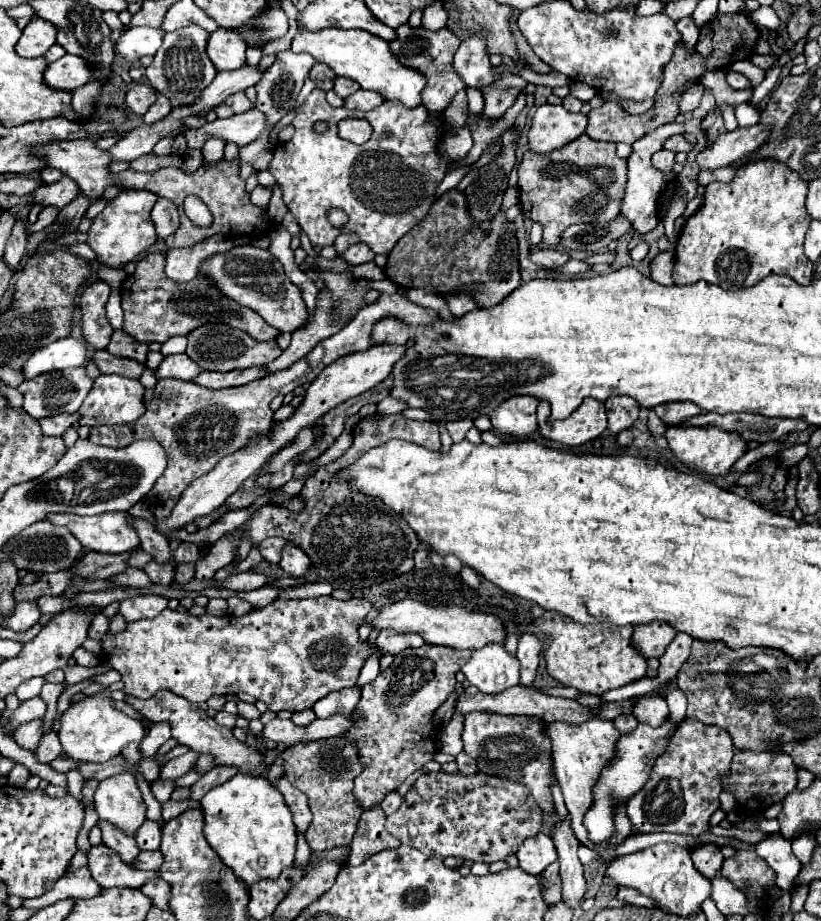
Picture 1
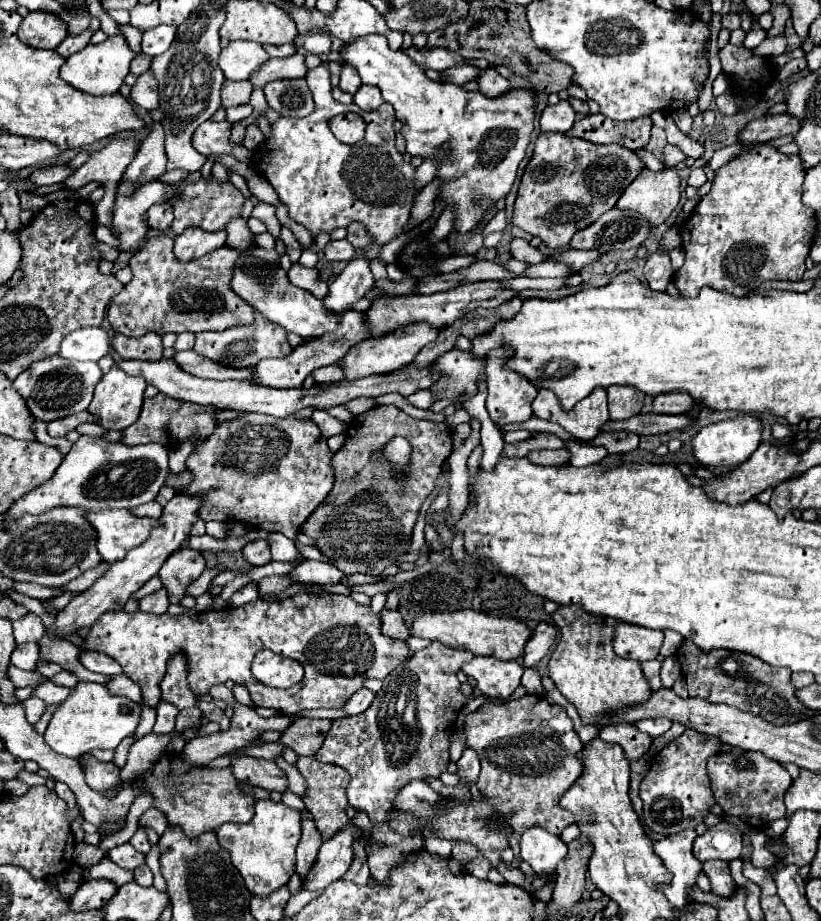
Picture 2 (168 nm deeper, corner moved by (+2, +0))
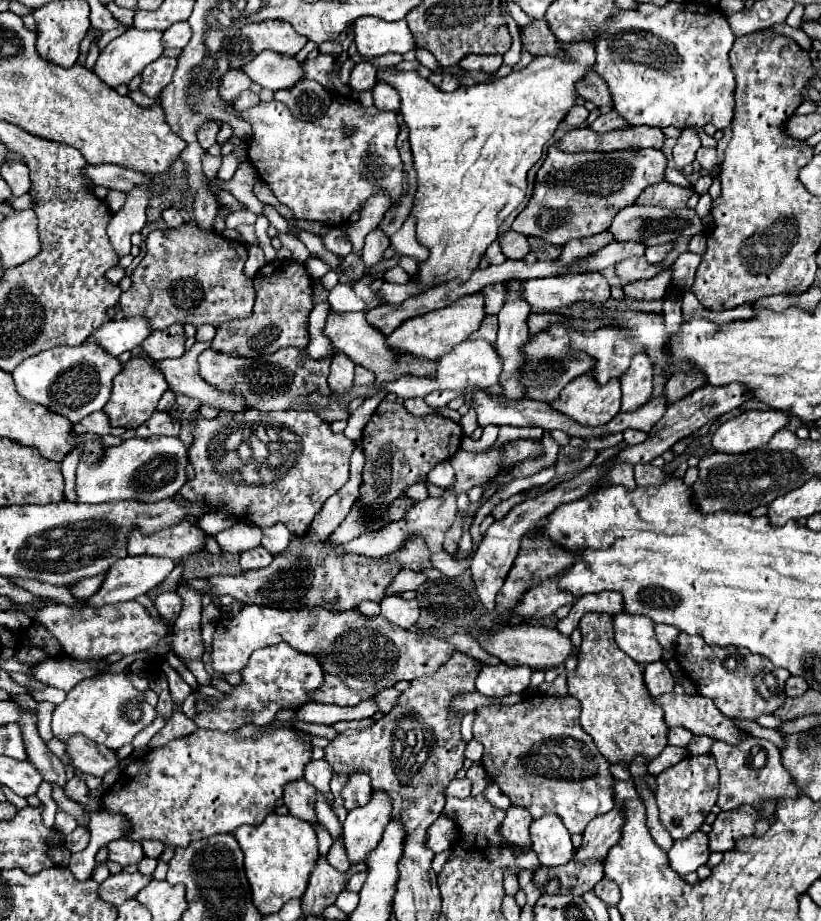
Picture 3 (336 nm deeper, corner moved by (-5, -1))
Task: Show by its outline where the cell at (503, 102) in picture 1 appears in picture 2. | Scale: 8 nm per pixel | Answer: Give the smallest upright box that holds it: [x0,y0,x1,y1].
[477,66,511,98]

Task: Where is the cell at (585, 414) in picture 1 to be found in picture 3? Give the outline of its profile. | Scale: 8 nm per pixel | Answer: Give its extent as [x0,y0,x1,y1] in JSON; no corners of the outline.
[550,375,620,427]

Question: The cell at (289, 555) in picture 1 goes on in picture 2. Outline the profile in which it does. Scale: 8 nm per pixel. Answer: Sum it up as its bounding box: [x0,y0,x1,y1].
[267,532,299,562]

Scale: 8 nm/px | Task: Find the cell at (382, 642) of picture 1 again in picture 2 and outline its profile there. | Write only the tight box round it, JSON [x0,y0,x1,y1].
[381,608,409,640]

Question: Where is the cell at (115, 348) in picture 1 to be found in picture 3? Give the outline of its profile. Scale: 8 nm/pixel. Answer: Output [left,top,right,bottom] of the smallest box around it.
[140,325,184,361]

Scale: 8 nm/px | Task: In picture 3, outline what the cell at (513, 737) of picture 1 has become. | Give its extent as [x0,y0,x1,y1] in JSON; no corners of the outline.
[474,693,612,833]

